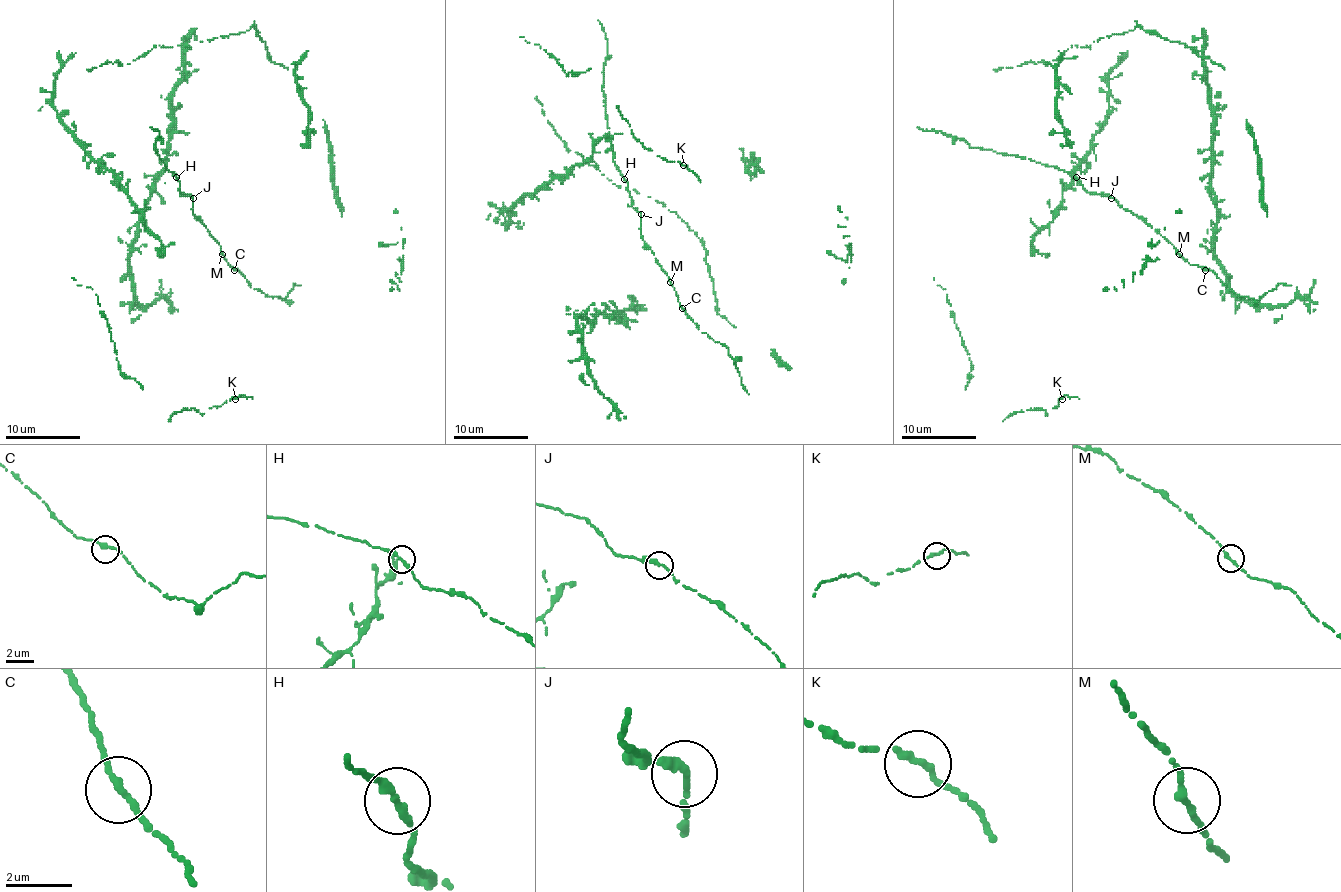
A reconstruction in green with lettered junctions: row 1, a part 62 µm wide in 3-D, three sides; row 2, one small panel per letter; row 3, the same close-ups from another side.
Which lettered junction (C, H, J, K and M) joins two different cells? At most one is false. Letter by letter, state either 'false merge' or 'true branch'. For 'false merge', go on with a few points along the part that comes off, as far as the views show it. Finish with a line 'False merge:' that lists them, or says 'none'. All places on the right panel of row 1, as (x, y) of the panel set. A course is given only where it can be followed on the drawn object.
C: true branch
H: true branch
J: true branch
K: true branch
M: true branch
False merge: none

